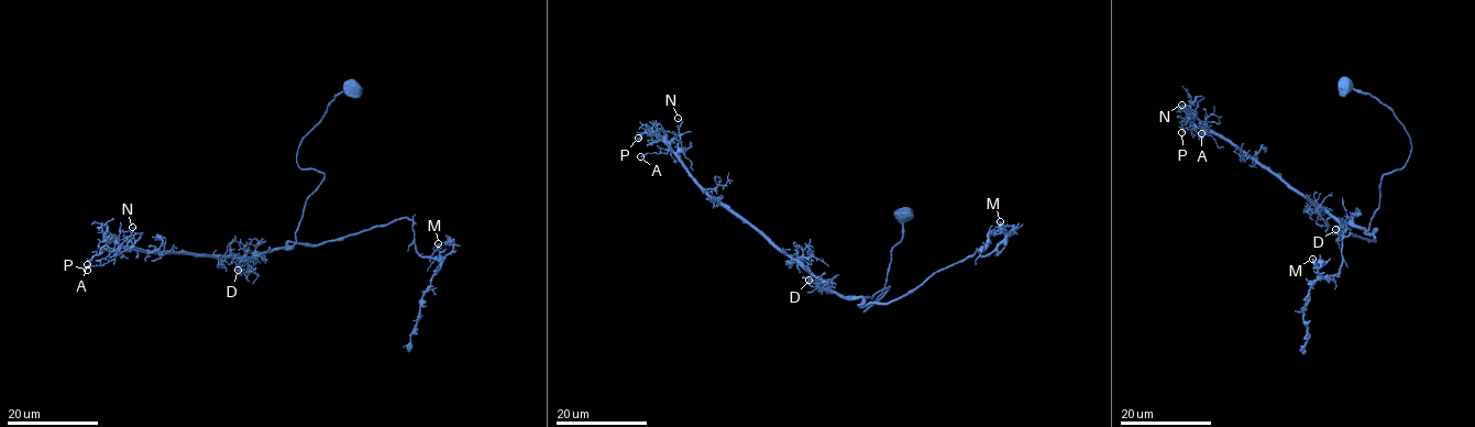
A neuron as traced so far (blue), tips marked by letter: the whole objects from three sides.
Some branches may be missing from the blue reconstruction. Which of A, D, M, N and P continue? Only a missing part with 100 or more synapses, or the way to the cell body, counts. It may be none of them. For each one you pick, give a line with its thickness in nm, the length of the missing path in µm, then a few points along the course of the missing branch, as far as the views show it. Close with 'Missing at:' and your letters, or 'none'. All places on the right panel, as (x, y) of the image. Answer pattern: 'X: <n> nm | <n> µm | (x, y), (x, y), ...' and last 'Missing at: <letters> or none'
Missing at: none

